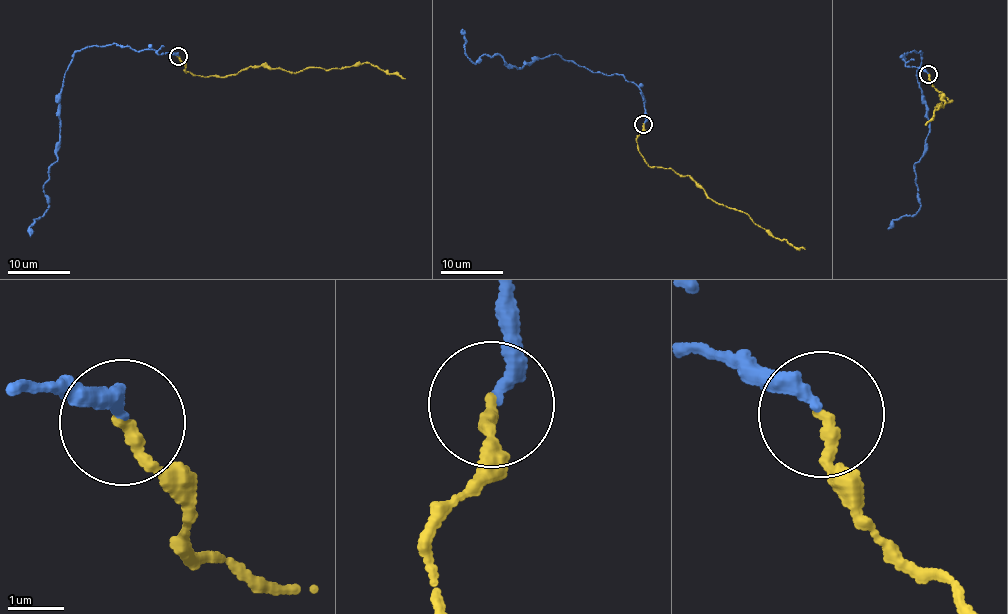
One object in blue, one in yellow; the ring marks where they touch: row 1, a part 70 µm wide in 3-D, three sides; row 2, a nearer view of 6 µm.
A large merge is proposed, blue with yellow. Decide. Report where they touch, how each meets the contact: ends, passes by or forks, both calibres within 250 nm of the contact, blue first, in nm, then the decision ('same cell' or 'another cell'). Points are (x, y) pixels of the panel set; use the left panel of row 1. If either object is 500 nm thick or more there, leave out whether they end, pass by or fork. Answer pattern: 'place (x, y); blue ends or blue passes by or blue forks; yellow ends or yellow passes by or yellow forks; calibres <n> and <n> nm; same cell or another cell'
place (178, 56); blue ends; yellow ends; calibres 240 and 200 nm; same cell

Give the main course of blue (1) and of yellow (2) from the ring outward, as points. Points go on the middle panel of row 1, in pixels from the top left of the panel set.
1: (644, 123), (643, 98), (623, 75), (592, 72), (554, 54), (517, 69), (497, 54), (473, 63), (461, 30)
2: (643, 123), (636, 138), (638, 151), (650, 166), (689, 175), (712, 200), (745, 213), (776, 237), (804, 249)

